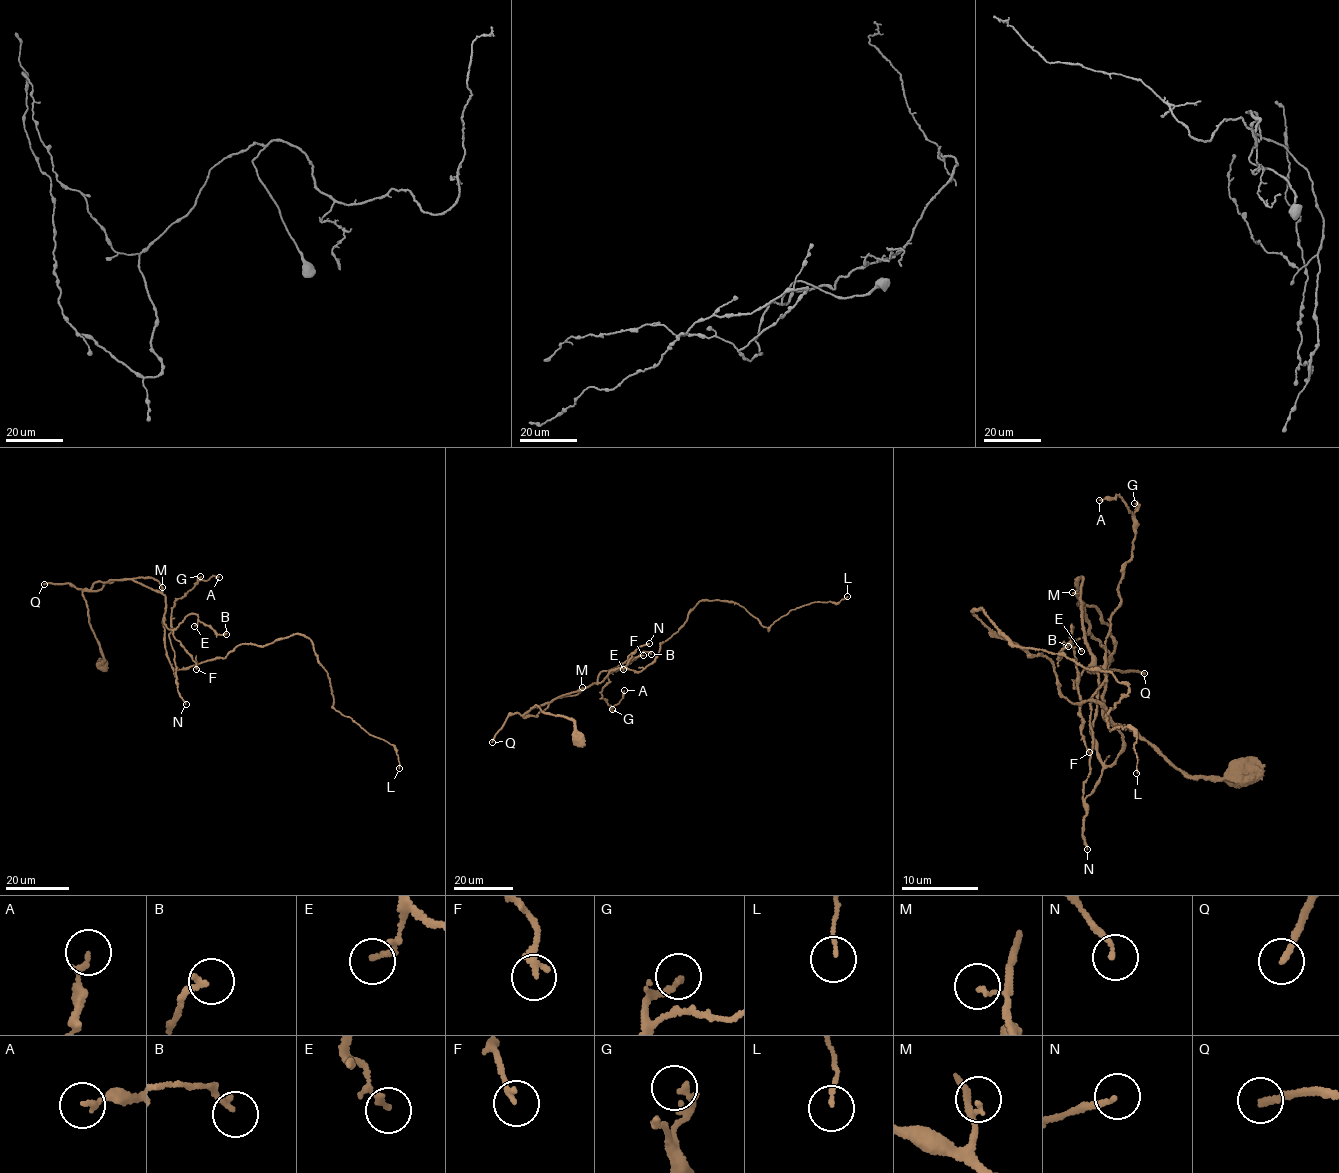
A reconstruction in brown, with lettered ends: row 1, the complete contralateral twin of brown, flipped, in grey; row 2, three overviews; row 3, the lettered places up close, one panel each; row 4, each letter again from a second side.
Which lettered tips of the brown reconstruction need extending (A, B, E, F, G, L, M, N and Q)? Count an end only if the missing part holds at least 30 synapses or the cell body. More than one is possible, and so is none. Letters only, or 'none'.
Q

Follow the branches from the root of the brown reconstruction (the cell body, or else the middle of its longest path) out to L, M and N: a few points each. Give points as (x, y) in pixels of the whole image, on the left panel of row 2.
L: (101, 664), (82, 594), (98, 581), (164, 595), (173, 669), (306, 636), (333, 707), (392, 744), (399, 768)
M: (101, 664), (104, 659), (82, 591), (98, 581), (120, 579), (131, 579), (161, 592), (162, 587)
N: (101, 664), (104, 659), (82, 591), (98, 581), (129, 579), (156, 590), (165, 597), (165, 650), (186, 704)

